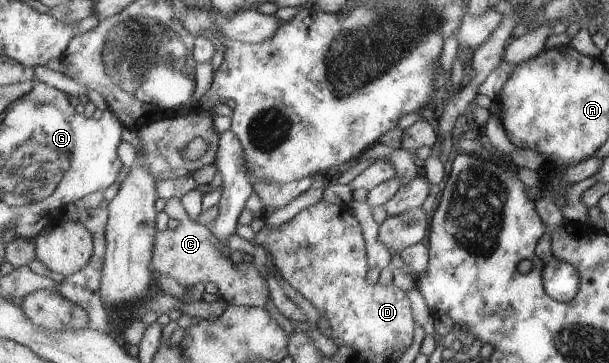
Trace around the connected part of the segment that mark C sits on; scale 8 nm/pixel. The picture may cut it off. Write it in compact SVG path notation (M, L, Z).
M182 199L168 200L165 212L180 224L176 229L159 231L154 246L153 269L180 282L184 287L195 288L197 284L213 282L218 287L220 299L230 305L265 308L269 304L270 288L254 262L233 264L227 247L213 234L209 225L198 224L186 212Z

